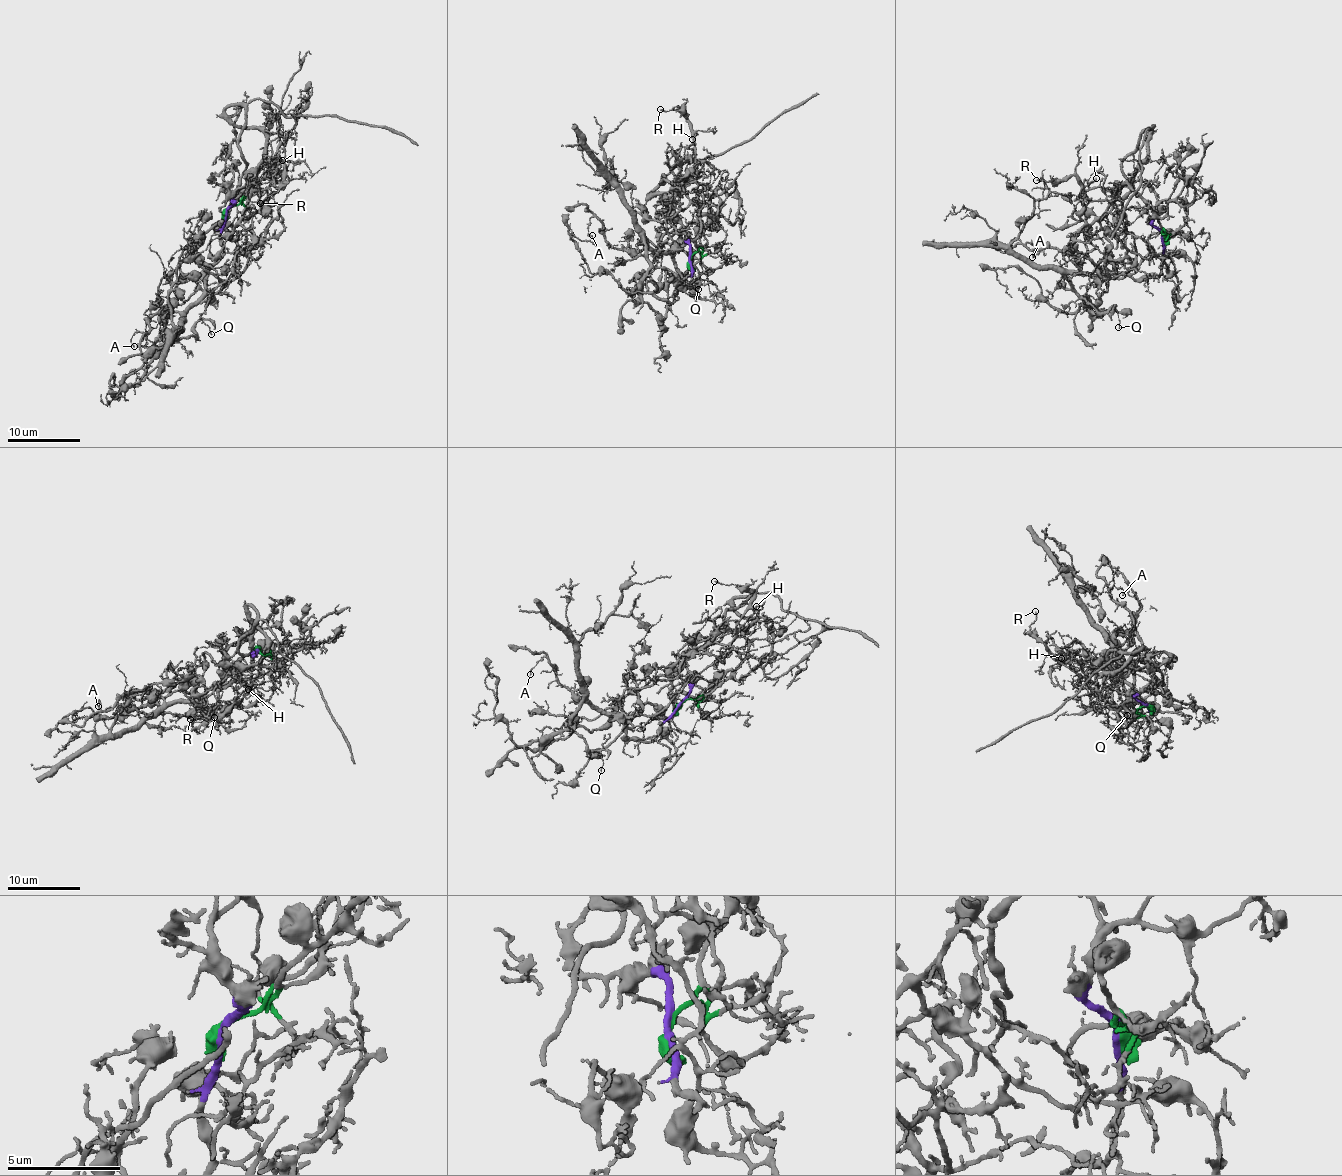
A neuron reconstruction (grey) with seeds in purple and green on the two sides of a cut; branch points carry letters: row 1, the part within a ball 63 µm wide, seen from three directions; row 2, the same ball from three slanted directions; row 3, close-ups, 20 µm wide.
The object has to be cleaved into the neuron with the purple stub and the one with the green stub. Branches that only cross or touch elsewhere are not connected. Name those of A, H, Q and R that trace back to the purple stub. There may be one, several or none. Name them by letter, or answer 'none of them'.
A, Q

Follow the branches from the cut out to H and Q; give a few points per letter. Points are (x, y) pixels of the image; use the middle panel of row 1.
H: (690, 261), (699, 250), (699, 237), (705, 228), (709, 204), (708, 187), (698, 183), (692, 139)
Q: (690, 261), (700, 284), (683, 284), (674, 257), (644, 240), (654, 265), (698, 289)

